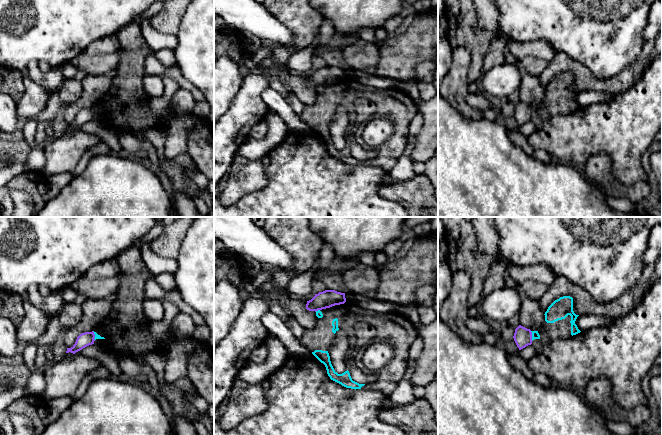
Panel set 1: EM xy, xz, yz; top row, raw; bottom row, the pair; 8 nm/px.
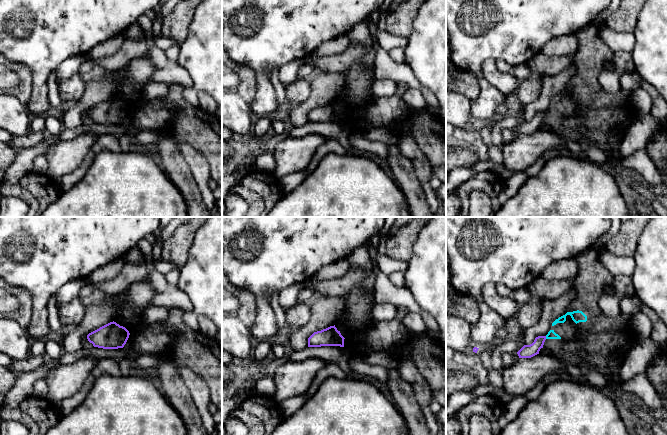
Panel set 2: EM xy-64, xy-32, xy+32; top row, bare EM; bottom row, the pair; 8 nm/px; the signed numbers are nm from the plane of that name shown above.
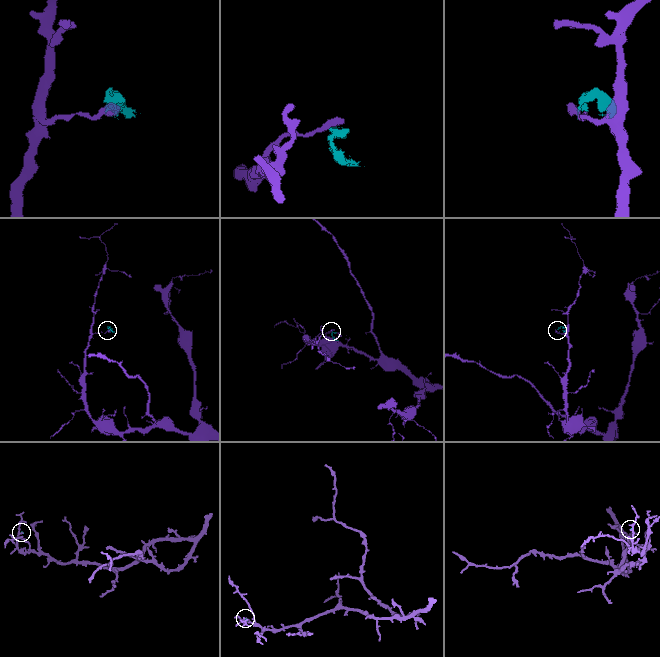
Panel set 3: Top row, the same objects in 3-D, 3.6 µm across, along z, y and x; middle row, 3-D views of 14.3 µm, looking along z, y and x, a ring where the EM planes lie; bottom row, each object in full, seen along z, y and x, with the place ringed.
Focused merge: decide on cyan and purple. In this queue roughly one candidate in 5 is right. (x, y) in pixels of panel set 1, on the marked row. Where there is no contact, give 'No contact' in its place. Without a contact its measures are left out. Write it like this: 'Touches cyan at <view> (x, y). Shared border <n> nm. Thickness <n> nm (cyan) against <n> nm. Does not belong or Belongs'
Touches cyan at yz (532, 336). Shared border 80 nm. Thickness 60 nm (cyan) against 140 nm. Does not belong

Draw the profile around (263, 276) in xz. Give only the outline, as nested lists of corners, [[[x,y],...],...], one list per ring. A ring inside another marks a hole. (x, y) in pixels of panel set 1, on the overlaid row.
[[[261,269],[258,272],[256,278],[252,281],[252,285],[255,288],[259,288],[263,283],[270,282],[271,275],[272,275],[272,271]]]

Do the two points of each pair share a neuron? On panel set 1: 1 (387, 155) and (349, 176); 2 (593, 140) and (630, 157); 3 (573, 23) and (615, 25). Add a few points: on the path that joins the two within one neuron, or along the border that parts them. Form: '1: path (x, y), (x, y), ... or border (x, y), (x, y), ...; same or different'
1: border (361, 164), (380, 167), (387, 173); different
2: path (602, 140), (613, 140), (621, 148); same
3: path (583, 23), (600, 23), (605, 25); same

